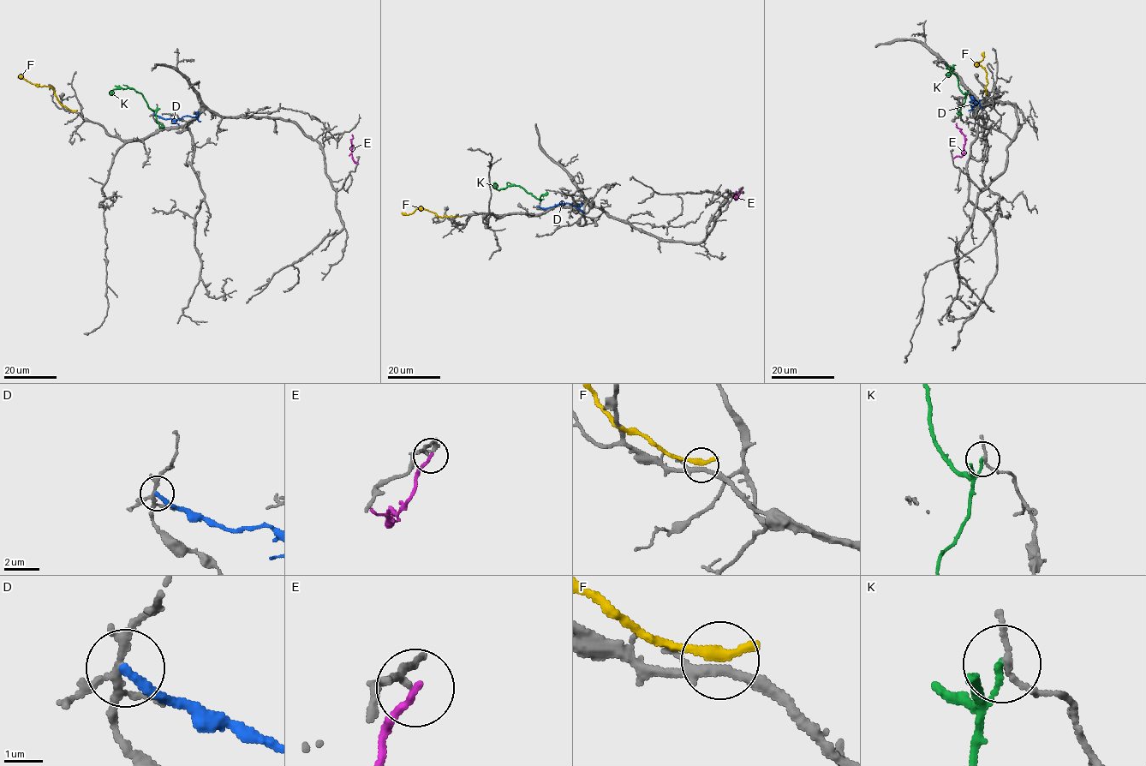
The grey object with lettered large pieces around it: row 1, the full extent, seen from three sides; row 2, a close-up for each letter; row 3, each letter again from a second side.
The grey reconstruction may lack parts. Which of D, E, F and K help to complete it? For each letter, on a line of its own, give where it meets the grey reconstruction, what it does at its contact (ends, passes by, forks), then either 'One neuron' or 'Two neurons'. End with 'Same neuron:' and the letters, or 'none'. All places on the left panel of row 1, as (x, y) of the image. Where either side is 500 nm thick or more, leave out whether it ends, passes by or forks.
D: Touches grey at (154, 113). It ends there. Two neurons
E: Touches grey at (358, 164). It ends there. Two neurons
F: Touches grey at (74, 111). It ends there. Two neurons
K: Touches grey at (157, 108). It ends there. Two neurons
Same neuron: none

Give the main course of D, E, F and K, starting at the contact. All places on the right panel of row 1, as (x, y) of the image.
D: (975, 98), (975, 104), (971, 105), (970, 101), (976, 102), (982, 107)
E: (953, 158), (962, 155), (965, 143), (964, 135), (957, 123)
F: (986, 96), (986, 72), (976, 62), (984, 56), (981, 54)
K: (967, 91), (964, 94), (958, 87), (957, 76), (949, 68), (954, 68), (946, 75)

